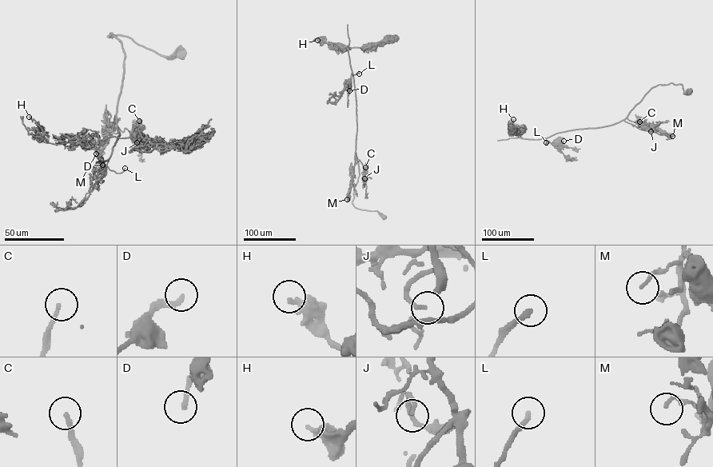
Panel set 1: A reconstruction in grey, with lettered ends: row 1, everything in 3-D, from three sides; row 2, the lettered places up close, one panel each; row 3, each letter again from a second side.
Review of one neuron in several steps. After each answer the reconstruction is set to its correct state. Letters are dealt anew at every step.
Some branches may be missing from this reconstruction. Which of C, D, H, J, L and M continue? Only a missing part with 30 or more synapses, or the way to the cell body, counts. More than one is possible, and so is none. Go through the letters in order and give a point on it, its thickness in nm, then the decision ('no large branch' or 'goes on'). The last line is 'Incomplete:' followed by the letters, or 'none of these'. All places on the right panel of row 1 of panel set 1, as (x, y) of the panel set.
C: place (639, 121); calibre 170 nm; goes on
D: place (563, 141); calibre 240 nm; no large branch
H: place (513, 119); calibre 280 nm; no large branch
J: place (651, 131); calibre 160 nm; goes on
L: place (546, 142); calibre 200 nm; goes on
M: place (672, 136); calibre 140 nm; no large branch
Incomplete: C, J, L

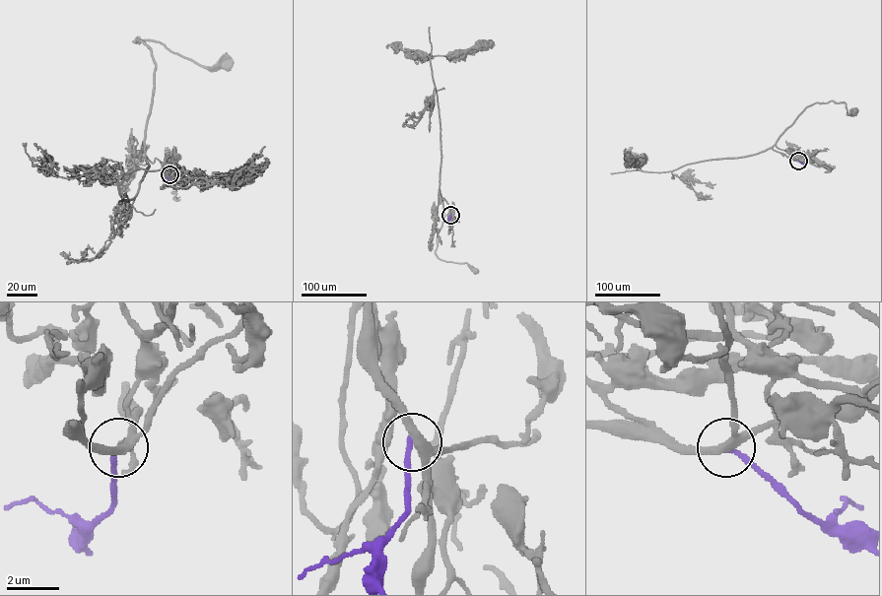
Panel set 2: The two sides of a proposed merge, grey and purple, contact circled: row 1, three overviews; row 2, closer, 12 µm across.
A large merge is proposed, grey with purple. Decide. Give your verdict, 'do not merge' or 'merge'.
do not merge

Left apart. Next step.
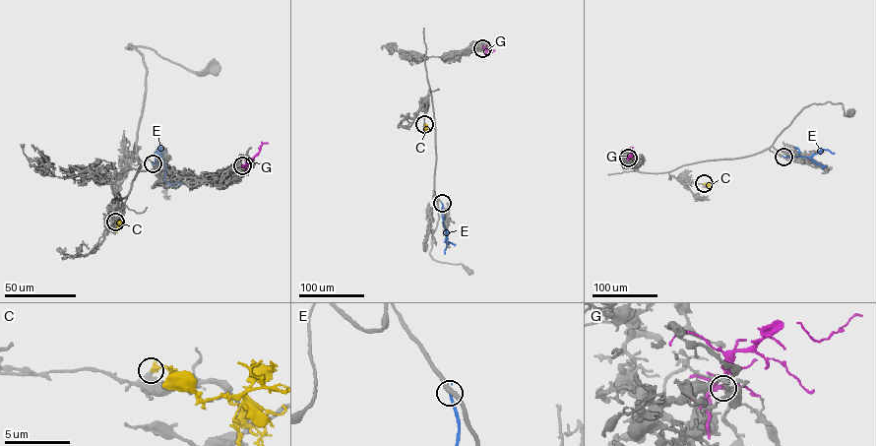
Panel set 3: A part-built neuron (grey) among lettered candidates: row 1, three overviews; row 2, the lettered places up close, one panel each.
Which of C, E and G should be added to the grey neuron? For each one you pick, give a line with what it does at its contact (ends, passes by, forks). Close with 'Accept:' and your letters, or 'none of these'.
C: It ends there
Accept: C

